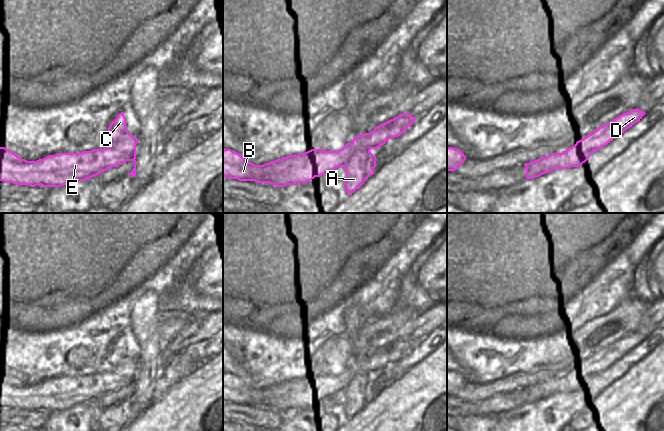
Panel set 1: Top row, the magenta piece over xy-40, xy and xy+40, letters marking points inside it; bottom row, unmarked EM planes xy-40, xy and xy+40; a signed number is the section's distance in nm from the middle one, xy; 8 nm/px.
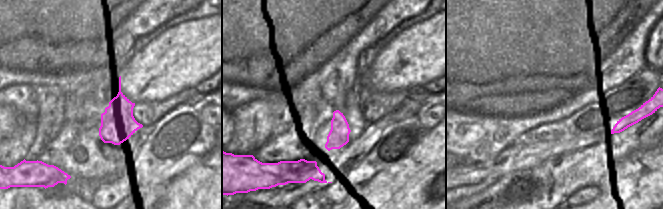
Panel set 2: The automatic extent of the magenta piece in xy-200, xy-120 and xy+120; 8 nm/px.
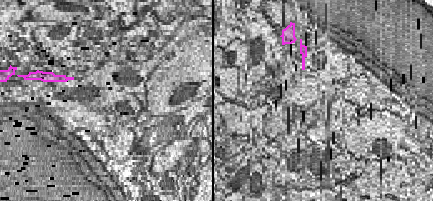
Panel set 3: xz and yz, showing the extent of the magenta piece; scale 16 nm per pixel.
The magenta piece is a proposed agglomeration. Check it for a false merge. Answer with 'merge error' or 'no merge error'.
no merge error

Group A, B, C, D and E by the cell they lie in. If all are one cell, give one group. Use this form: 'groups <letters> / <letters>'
groups A B C D E

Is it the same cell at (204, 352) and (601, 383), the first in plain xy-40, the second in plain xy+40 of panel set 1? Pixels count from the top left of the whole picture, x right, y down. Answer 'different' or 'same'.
same

